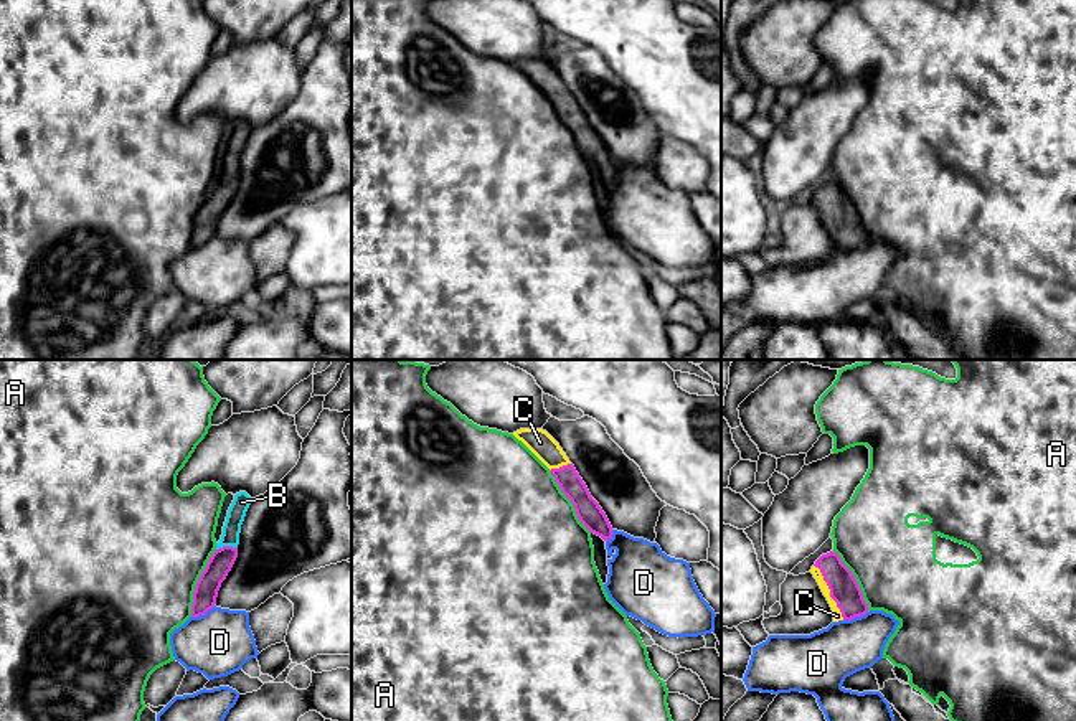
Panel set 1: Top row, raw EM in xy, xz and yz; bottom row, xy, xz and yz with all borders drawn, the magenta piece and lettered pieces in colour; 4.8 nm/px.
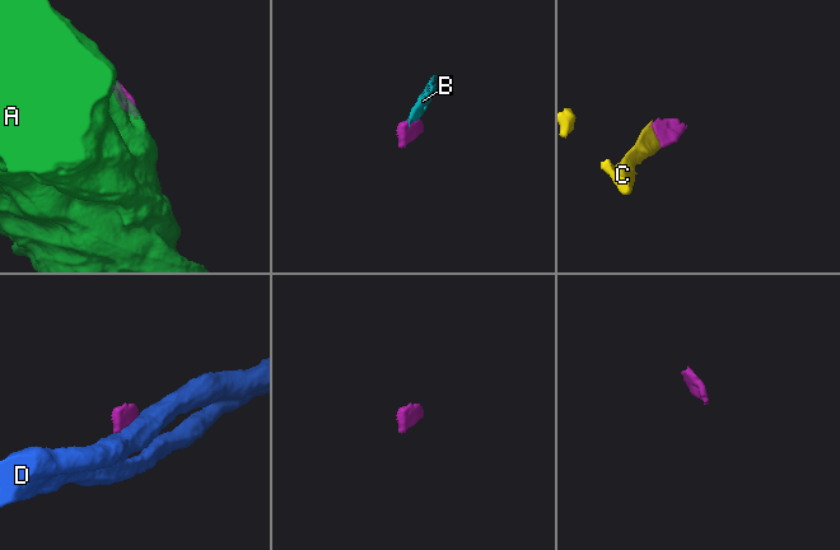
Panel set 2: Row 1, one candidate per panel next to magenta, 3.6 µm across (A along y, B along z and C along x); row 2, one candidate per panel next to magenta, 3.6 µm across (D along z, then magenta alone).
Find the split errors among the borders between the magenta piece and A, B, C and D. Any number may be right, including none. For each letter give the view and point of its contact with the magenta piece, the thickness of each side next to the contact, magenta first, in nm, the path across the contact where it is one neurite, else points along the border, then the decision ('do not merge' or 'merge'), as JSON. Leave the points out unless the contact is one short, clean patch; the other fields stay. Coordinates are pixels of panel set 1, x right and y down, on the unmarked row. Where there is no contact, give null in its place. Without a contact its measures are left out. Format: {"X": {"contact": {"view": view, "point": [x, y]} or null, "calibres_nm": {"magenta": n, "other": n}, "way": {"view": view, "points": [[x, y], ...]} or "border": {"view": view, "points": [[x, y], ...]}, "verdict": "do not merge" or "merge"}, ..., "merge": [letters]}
{"A": {"contact": {"view": "xy", "point": [197, 213]}, "calibres_nm": {"magenta": 120, "other": 500}, "verdict": "do not merge"}, "B": {"contact": {"view": "xy", "point": [226, 177]}, "calibres_nm": {"magenta": 120, "other": 90}, "verdict": "merge"}, "C": {"contact": {"view": "yz", "point": [830, 223]}, "calibres_nm": {"magenta": 140, "other": 50}, "way": {"view": "yz", "points": [[844, 220], [830, 223], [837, 233], [837, 246]]}, "verdict": "merge"}, "D": {"contact": {"view": "yz", "point": [855, 246]}, "calibres_nm": {"magenta": 140, "other": 280}, "border": {"view": "yz", "points": [[867, 241], [844, 251]]}, "verdict": "do not merge"}, "merge": ["B", "C"]}

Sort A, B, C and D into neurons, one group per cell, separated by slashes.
A / B C / D

